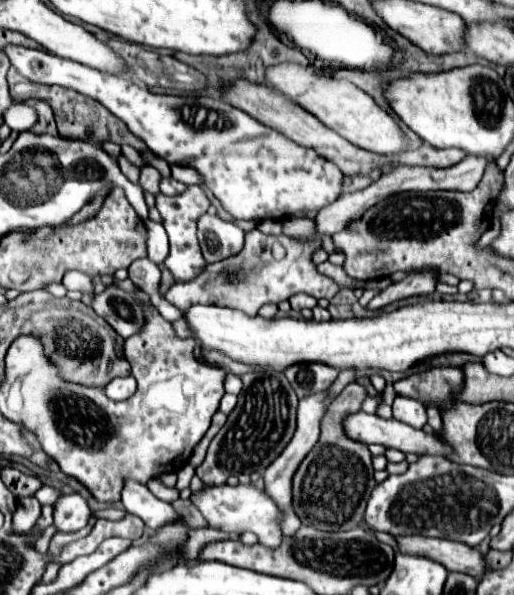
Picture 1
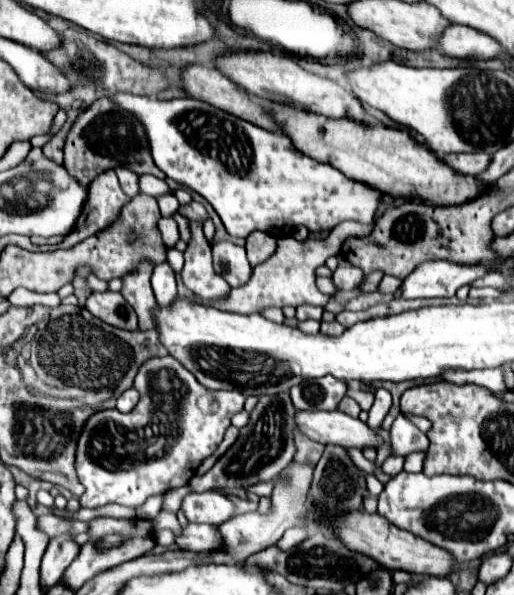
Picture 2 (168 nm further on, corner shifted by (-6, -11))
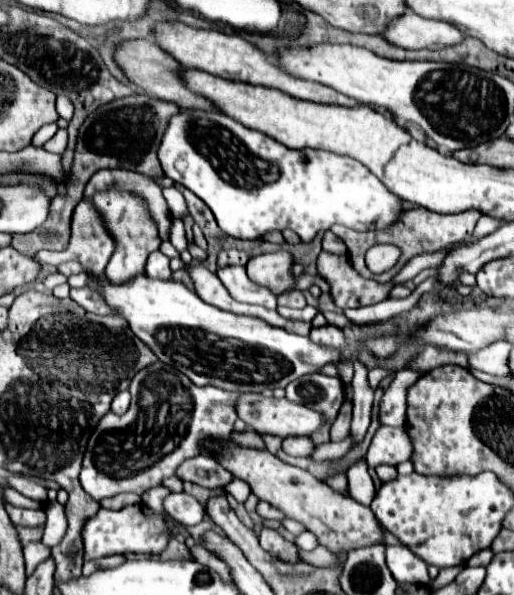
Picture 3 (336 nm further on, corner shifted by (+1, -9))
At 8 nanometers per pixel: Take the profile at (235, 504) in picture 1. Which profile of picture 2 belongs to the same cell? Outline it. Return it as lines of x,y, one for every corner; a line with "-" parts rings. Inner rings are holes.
204,491
186,495
182,509
190,523
208,523
218,527
234,517
236,505
218,491

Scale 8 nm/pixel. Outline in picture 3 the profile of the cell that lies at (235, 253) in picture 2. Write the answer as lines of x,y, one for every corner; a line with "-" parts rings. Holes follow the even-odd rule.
223,267
223,269
217,269
217,277
227,287
231,297
235,297
235,301
255,303
255,305
263,305
267,309
277,309
277,297
269,289
265,289
261,285
255,285
247,277
245,267

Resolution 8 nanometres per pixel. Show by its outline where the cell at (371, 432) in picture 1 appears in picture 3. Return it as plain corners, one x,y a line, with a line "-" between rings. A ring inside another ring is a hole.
241,393
235,399
235,411
239,419
243,419
253,431
265,435
273,433
279,437
299,437
299,435
309,435
321,425
321,415
313,409
307,409
305,405
291,403
289,399
275,399
275,397
263,397
259,393

